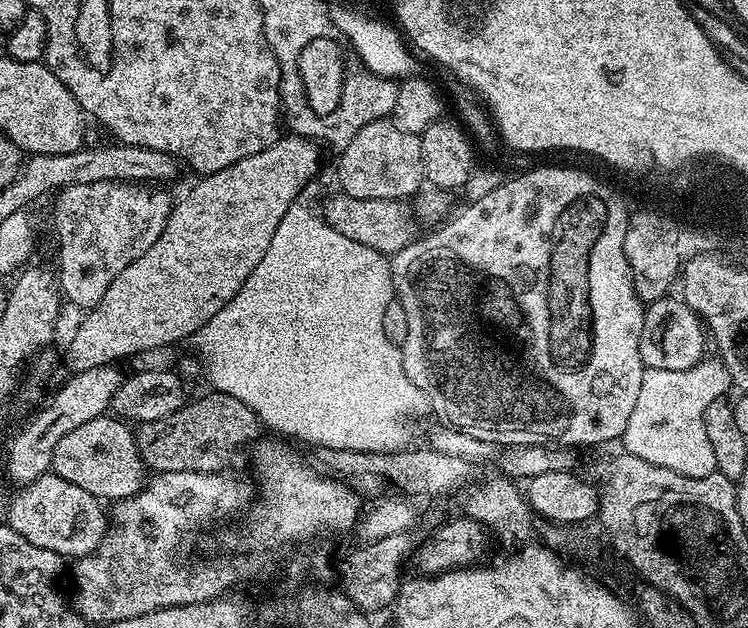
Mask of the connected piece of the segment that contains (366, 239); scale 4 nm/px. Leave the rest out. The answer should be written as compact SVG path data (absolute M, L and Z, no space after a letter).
M337 191L335 195L325 202L322 215L330 226L334 226L334 230L338 230L338 234L346 234L346 238L382 252L388 258L417 239L417 217L409 205L407 208L404 200L363 200L347 196L342 191Z

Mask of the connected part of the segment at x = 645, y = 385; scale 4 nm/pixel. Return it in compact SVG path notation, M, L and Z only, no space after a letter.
M713 360L700 361L692 372L645 369L634 411L621 436L629 455L686 477L706 477L717 469L714 452L707 445L705 408L726 394L730 377L723 363Z

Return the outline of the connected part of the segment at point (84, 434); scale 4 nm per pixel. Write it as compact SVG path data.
M108 414L82 422L78 430L70 430L70 434L54 446L51 471L101 502L117 502L138 494L146 483L146 469L136 437L131 431L128 433L128 428L125 421Z

